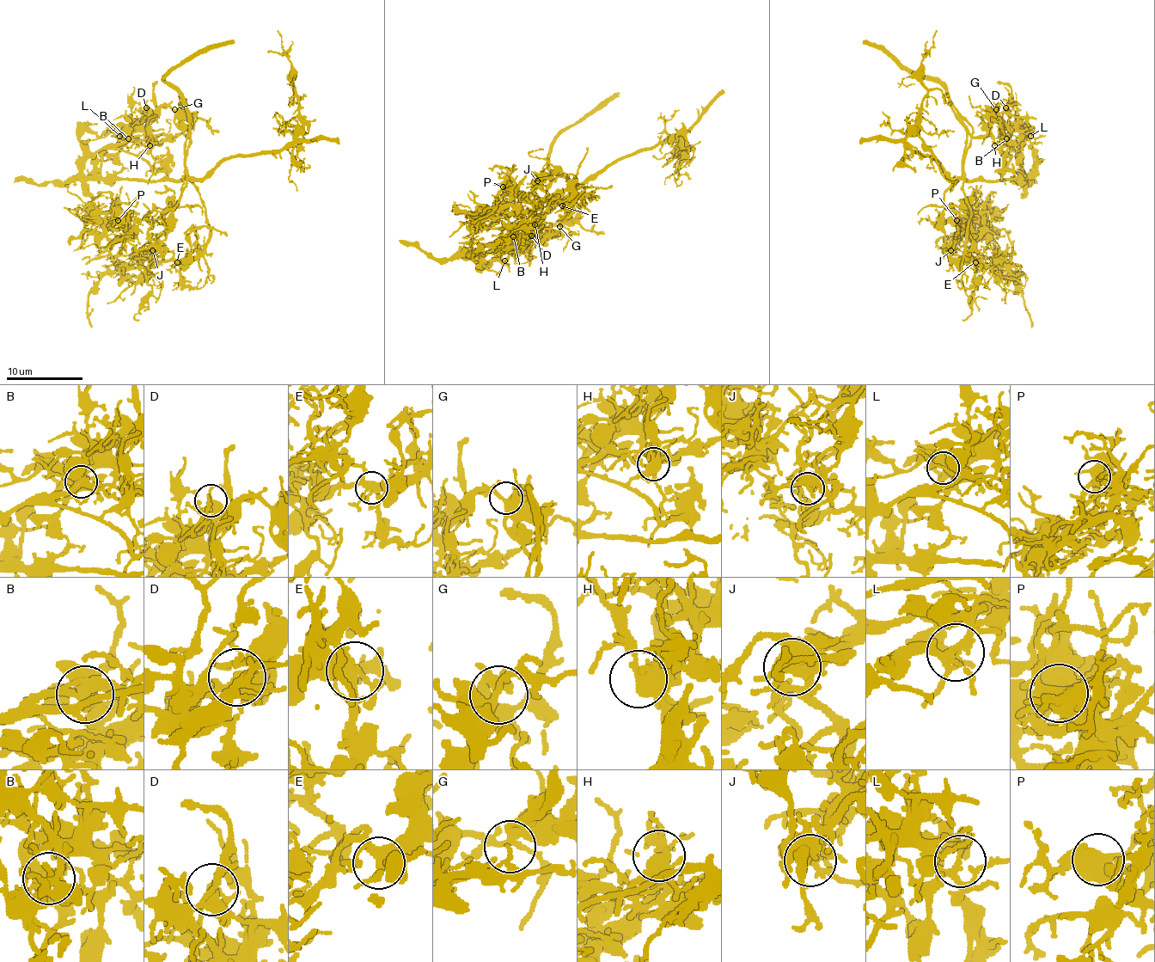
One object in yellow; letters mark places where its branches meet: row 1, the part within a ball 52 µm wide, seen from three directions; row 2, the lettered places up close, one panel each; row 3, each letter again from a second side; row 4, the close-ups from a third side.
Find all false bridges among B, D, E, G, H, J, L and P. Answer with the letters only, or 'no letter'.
B

